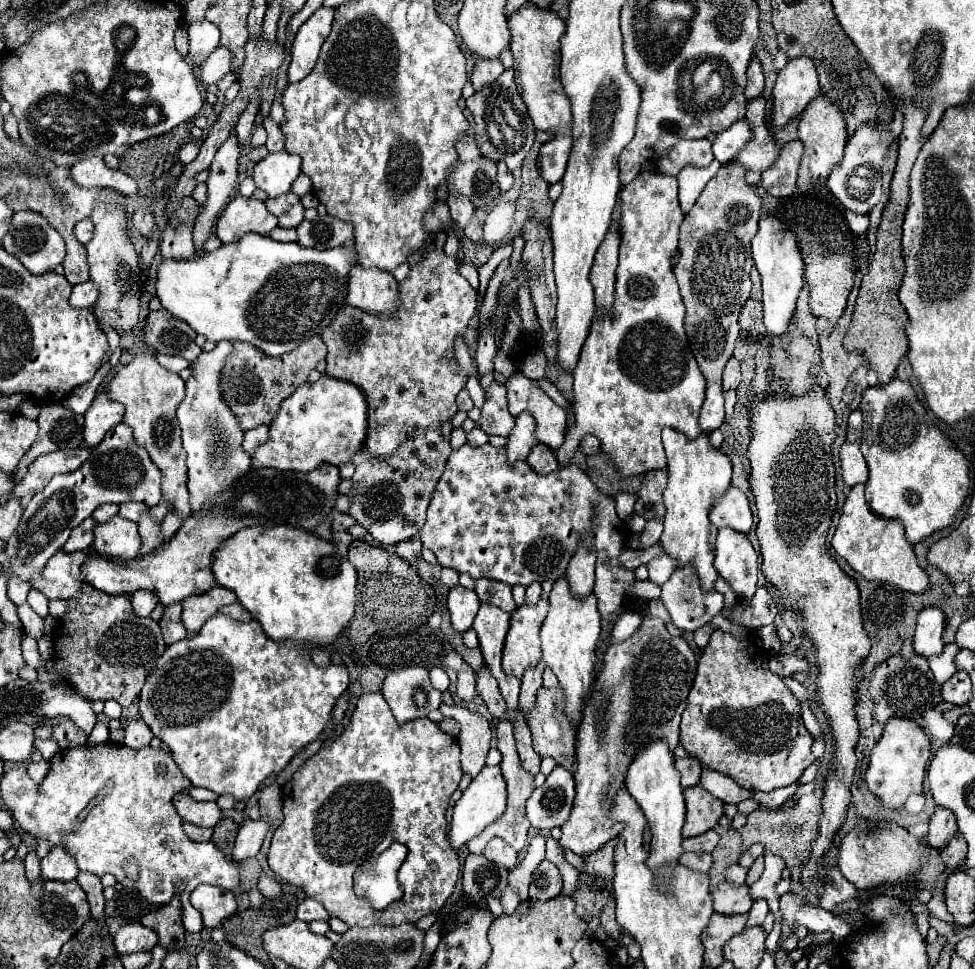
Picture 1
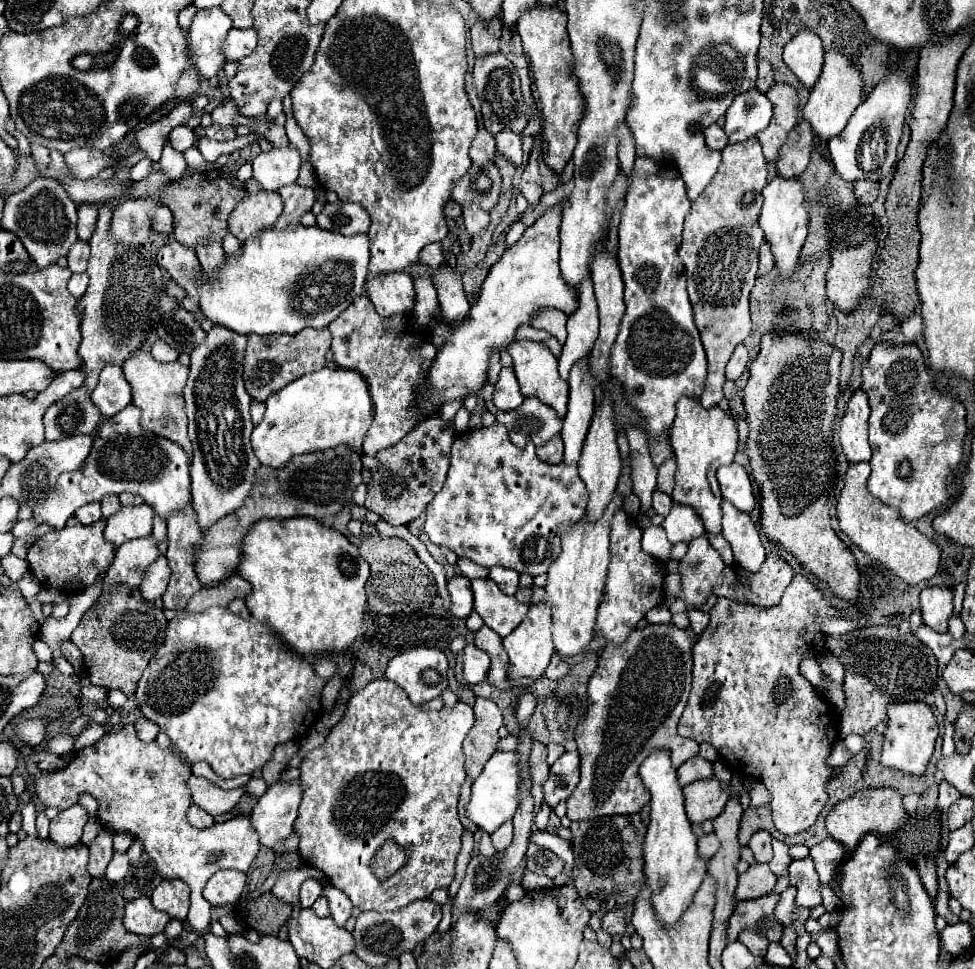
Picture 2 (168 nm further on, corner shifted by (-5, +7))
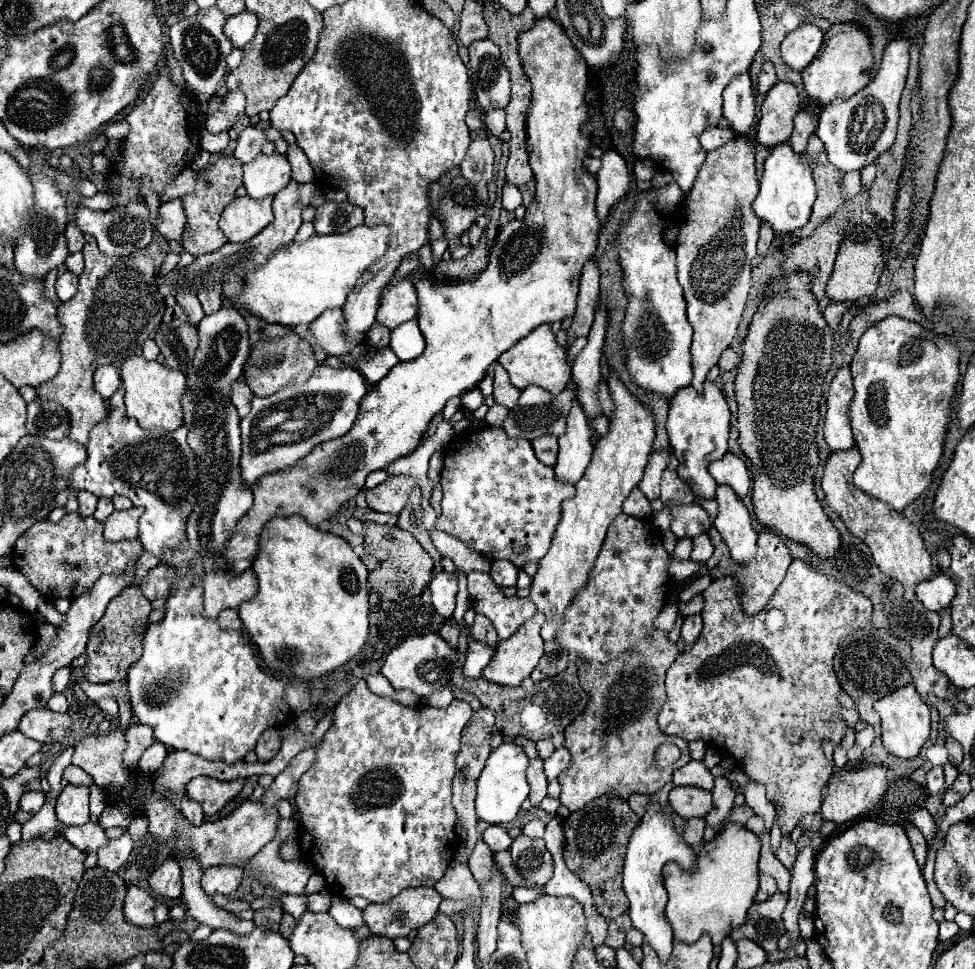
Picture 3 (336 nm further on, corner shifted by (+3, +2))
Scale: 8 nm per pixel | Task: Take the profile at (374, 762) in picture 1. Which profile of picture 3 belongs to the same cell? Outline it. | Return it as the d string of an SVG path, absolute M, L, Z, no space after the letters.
M359 680L355 688L341 698L341 702L333 710L333 720L329 730L325 732L317 756L311 764L311 768L301 776L299 780L299 792L295 796L295 804L301 816L301 832L299 832L299 846L301 846L301 858L311 864L327 882L327 890L341 898L353 898L363 896L373 904L385 904L391 898L395 898L405 888L419 888L419 886L435 886L443 874L447 872L449 864L453 862L453 856L459 848L459 838L455 834L455 820L457 814L451 804L451 780L455 778L455 756L459 752L459 738L465 728L465 724L471 718L471 706L463 700L453 700L447 708L431 708L431 706L419 706L419 708L407 708L393 698L377 696L369 690L365 680Z

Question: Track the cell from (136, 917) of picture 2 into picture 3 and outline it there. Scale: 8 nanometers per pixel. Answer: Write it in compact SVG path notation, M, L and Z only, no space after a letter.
M129 886L123 906L123 914L129 924L139 928L153 928L167 920L167 912L167 902L153 898L145 888Z

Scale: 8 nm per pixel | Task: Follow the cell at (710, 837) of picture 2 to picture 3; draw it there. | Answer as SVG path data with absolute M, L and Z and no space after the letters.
M691 818L687 820L683 838L691 848L699 848L703 844L703 830L705 830L705 820L703 818Z

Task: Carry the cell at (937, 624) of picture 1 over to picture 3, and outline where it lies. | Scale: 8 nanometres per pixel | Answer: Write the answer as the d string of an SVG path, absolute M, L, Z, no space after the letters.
M939 574L931 580L923 580L915 588L917 600L931 612L941 612L943 608L949 606L949 602L955 596L955 584L945 576Z

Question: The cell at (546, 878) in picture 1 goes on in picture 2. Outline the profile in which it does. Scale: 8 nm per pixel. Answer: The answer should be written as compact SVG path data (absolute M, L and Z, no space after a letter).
M533 843L527 849L525 861L527 861L527 867L539 875L557 877L563 871L563 861L553 851L547 851L547 849L533 845Z

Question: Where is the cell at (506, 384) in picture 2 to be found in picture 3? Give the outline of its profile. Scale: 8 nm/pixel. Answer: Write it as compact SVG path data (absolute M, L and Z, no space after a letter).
M495 364L495 382L493 382L493 398L495 398L495 402L505 406L505 408L513 408L517 404L519 394L521 392L515 386L511 386L507 370L503 370L501 364Z

